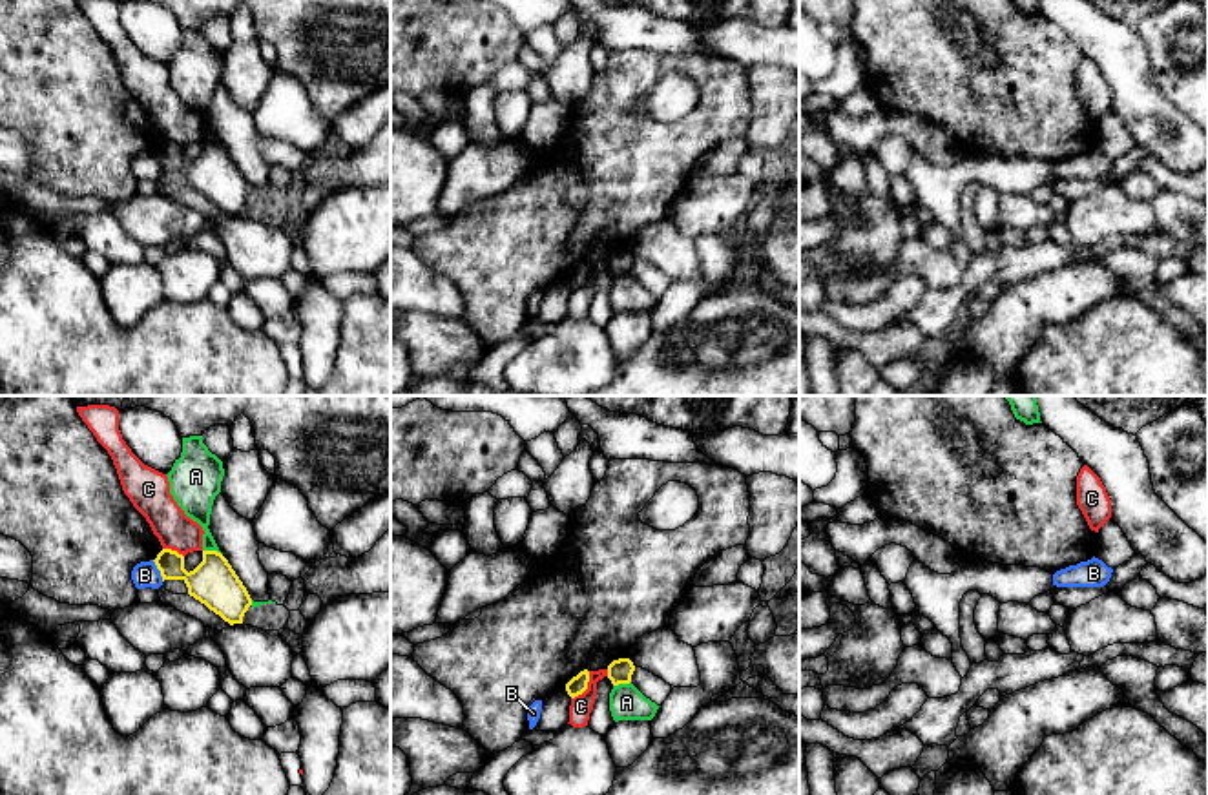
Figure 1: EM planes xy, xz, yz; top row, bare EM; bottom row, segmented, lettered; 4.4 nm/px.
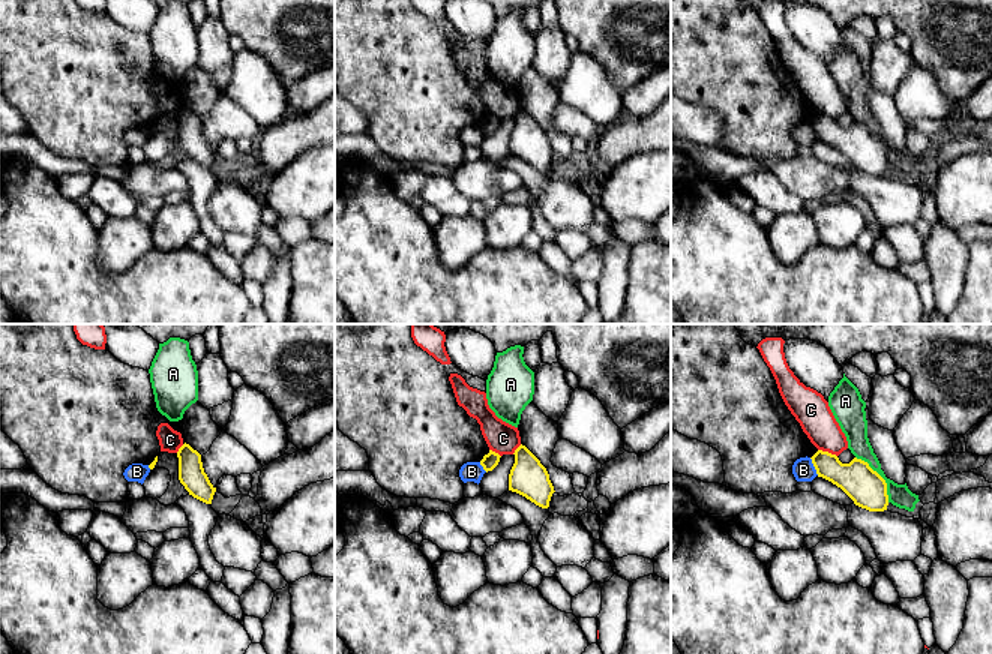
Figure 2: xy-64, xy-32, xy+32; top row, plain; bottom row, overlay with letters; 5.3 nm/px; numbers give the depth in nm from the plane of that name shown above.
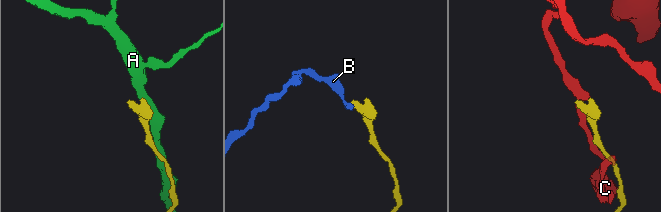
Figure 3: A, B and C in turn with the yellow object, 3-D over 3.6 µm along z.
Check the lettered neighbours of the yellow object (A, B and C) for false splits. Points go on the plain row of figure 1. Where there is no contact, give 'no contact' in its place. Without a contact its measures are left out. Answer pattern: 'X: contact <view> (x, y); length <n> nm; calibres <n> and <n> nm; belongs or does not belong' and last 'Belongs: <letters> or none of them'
A: contact xy (212, 143); length 90 nm; calibres 200 and 160 nm; does not belong
B: contact xy (159, 161); length 110 nm; calibres 200 and 110 nm; does not belong
C: contact xz (586, 279); length 150 nm; calibres 80 and 100 nm; does not belong
Belongs: none of them

